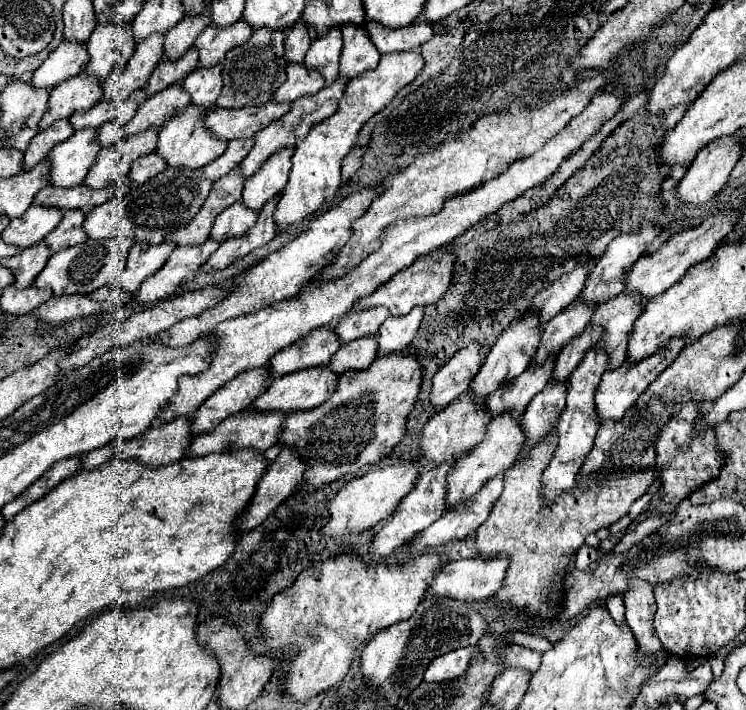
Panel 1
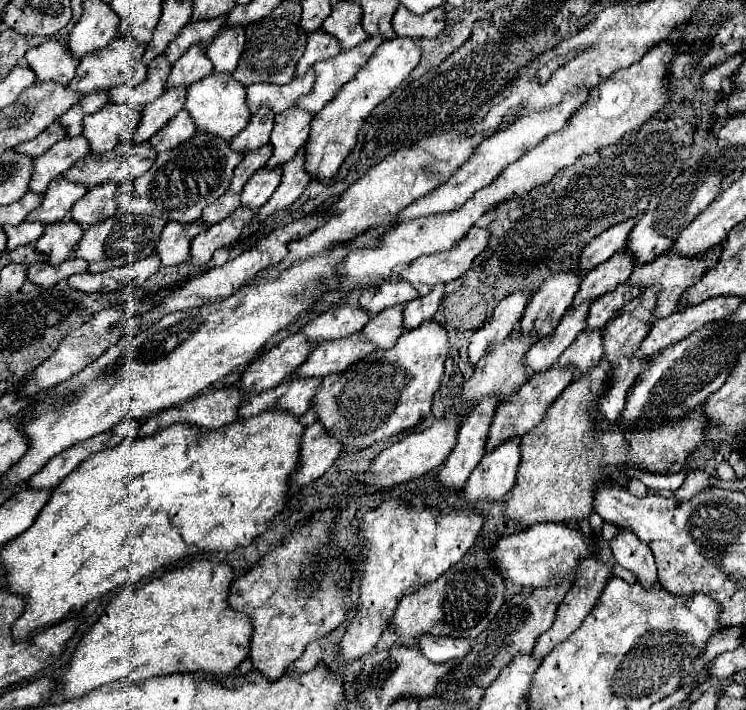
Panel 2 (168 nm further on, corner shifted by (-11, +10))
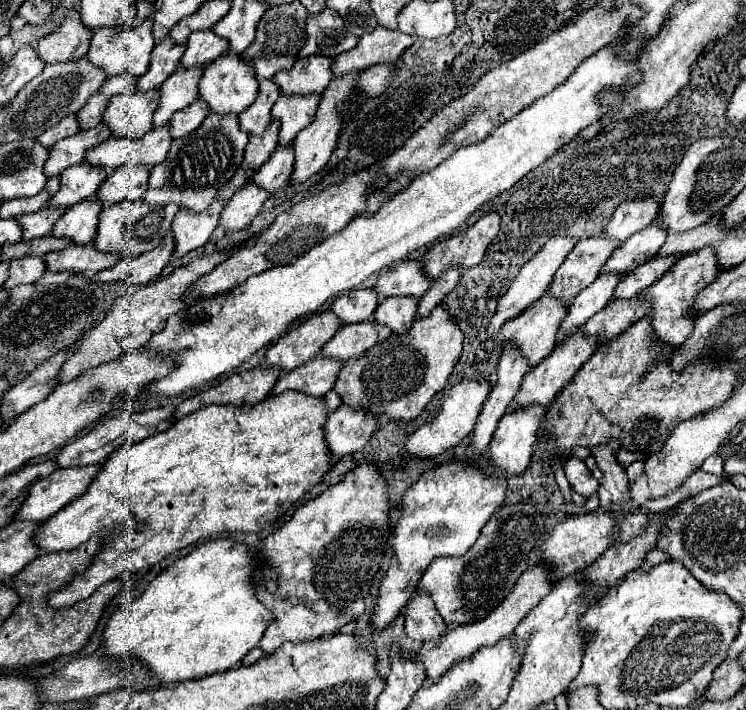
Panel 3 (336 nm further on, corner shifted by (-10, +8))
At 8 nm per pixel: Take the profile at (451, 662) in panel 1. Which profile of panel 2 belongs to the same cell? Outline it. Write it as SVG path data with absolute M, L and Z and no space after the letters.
M419 637L419 649L433 663L445 663L451 659L465 657L471 649L467 639L457 637Z

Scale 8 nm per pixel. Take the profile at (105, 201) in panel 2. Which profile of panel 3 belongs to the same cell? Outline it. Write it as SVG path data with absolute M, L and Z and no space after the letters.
M118 167L118 171L108 173L104 183L96 191L96 199L104 207L110 207L124 199L138 201L146 193L148 175L150 175L148 167Z

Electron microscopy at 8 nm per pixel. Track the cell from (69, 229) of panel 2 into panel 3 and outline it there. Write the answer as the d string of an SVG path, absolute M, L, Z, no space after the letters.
M86 199L82 203L76 203L74 207L66 209L64 215L56 221L52 229L52 237L56 239L66 237L74 245L92 243L100 209L102 203L96 203L96 199Z

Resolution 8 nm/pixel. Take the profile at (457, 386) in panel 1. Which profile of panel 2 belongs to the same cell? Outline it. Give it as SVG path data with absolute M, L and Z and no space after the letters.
M515 291L499 301L493 317L471 337L471 345L469 345L471 365L475 365L483 355L487 355L487 351L495 343L501 343L511 333L511 329L515 329L519 317L523 317L523 309L527 307L529 297L531 295L527 291Z

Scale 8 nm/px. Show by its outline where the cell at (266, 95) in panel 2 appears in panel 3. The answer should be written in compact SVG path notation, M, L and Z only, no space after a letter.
M312 55L298 59L290 71L278 71L272 79L282 95L322 95L330 79L330 59Z

